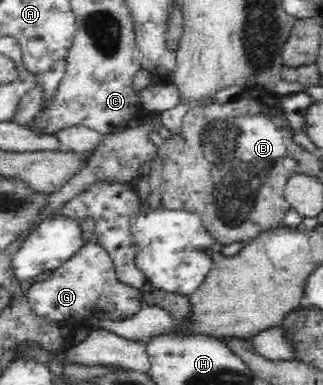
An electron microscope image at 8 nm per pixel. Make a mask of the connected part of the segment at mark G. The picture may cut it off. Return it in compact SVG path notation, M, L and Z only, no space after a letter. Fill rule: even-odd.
M87 241L73 257L56 268L52 276L31 283L24 293L35 314L53 322L69 324L77 324L85 318L125 321L145 305L141 291L119 280L111 257L93 241Z

